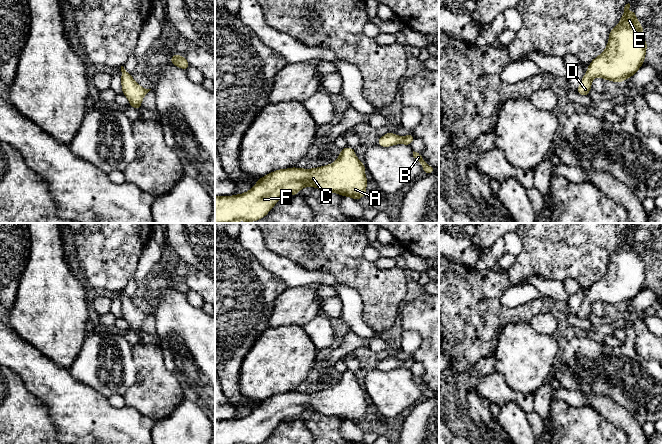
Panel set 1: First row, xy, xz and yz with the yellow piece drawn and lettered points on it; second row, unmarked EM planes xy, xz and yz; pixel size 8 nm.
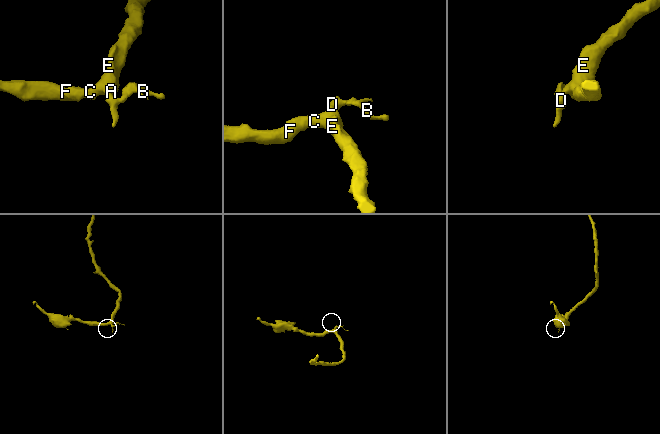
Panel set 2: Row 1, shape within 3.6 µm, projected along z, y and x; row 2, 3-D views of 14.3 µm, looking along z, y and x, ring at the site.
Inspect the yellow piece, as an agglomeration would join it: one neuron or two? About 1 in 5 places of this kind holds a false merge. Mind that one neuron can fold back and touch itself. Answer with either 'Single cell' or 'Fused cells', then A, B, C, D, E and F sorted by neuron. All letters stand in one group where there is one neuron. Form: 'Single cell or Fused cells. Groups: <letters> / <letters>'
Single cell. Groups: A B C D E F

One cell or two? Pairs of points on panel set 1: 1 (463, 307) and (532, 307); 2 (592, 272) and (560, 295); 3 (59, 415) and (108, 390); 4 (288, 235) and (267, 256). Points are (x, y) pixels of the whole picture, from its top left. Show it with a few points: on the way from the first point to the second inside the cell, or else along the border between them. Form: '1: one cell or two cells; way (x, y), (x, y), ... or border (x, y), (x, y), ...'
1: one cell; way (480, 314), (515, 314)
2: two cells; border (542, 276), (562, 281)
3: two cells; border (80, 382), (94, 388), (107, 398)
4: two cells; border (264, 244), (274, 253), (286, 257), (293, 262)

